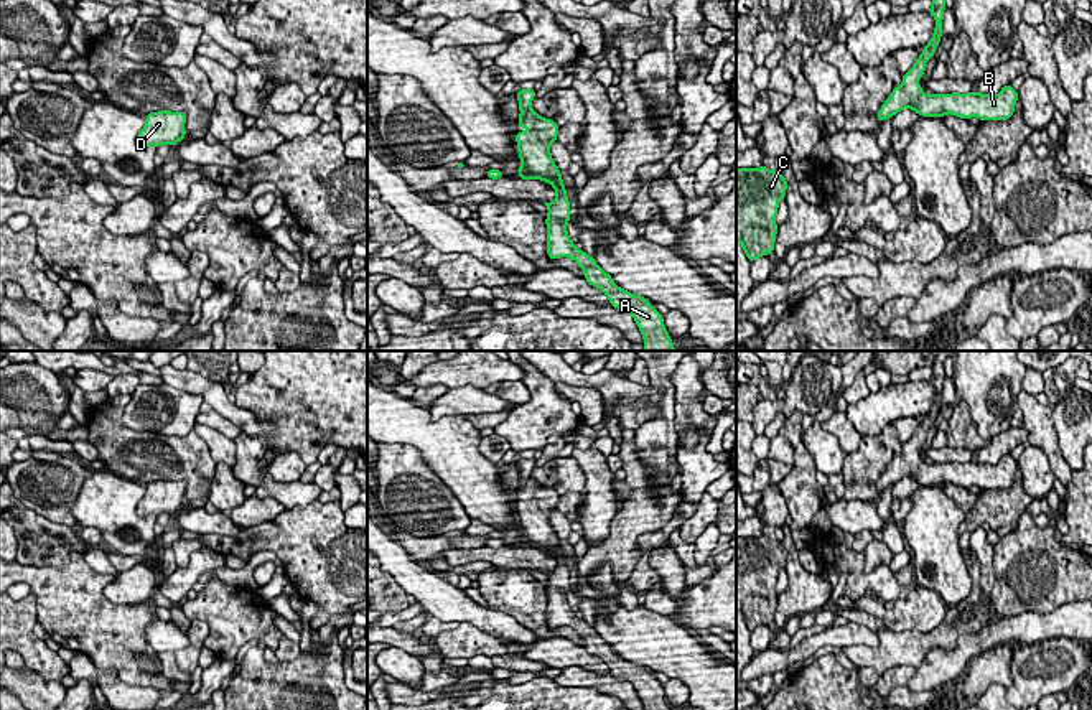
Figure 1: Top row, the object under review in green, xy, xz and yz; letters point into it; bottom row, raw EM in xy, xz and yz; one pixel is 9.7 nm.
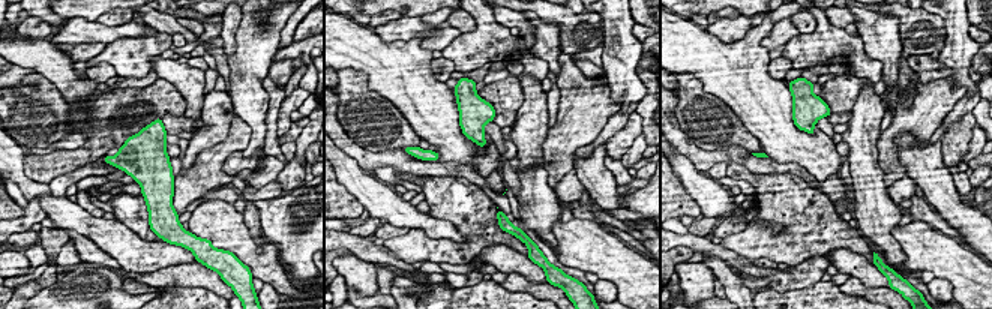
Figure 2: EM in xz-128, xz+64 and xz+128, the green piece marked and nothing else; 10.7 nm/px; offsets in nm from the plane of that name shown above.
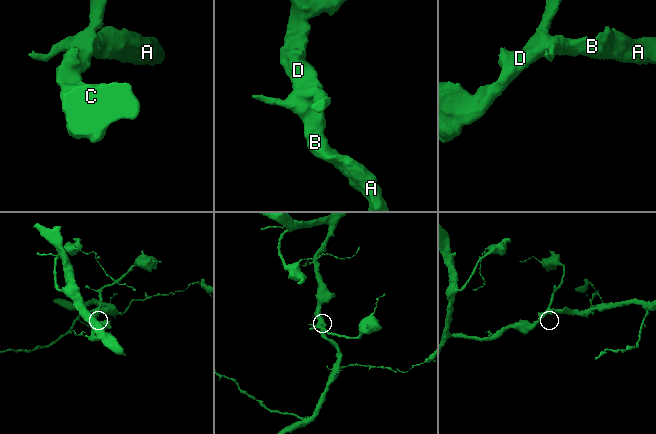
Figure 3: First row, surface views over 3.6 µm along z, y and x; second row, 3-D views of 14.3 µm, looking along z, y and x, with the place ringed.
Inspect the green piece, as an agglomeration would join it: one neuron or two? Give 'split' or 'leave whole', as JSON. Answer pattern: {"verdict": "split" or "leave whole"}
{"verdict": "leave whole"}

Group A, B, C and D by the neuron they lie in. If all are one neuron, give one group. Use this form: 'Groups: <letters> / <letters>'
Groups: A B C D

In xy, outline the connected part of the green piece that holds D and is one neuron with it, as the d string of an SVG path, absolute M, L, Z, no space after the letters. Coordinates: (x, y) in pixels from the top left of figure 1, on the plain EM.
M158 479L145 486L145 496L137 504L137 514L147 517L163 512L175 516L186 504L186 481Z

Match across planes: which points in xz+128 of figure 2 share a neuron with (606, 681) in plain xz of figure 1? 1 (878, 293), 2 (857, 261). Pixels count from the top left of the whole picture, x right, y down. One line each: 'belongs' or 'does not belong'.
1: belongs
2: does not belong

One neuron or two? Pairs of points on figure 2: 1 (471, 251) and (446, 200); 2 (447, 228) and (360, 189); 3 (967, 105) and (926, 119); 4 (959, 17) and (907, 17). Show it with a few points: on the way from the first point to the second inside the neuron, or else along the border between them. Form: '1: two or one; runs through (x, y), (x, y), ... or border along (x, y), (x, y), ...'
1: one; runs through (471, 239), (471, 228), (458, 212)
2: one; runs through (426, 222), (402, 215), (381, 201)
3: two; border along (965, 93), (941, 122)
4: two; border along (938, 15), (944, 24), (944, 47), (940, 53)

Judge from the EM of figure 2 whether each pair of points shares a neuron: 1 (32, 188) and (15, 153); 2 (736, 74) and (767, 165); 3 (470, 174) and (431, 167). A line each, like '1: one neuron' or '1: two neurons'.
1: one neuron
2: two neurons
3: one neuron

